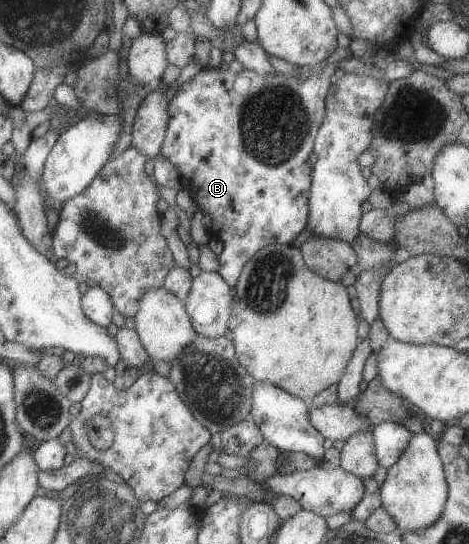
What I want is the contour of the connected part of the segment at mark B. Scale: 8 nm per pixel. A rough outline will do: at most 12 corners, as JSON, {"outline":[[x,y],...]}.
{"outline":[[336,64],[201,68],[160,154],[232,289],[309,221]]}

